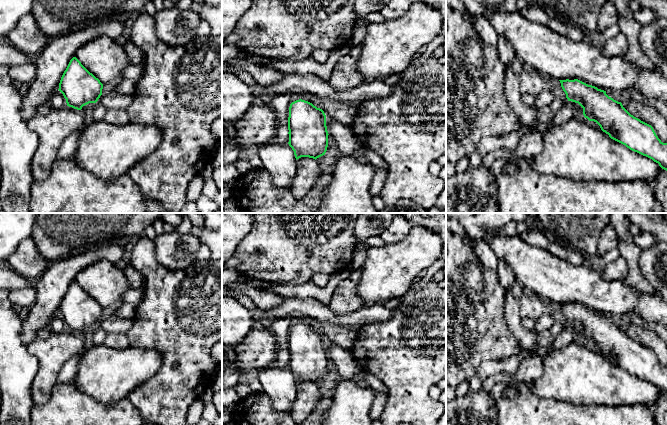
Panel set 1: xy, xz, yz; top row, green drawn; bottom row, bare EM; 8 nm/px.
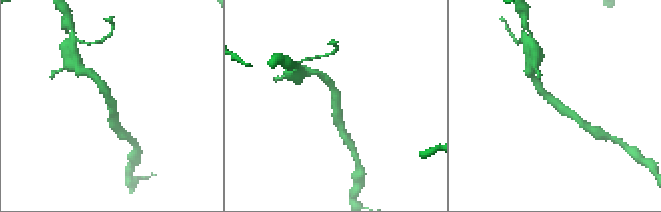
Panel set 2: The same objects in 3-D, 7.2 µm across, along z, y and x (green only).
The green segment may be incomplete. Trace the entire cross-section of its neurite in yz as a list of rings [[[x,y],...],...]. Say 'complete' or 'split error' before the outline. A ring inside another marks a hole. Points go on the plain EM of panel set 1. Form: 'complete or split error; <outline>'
complete; [[[578,303],[559,305],[568,325],[578,327],[585,342],[596,346],[611,363],[652,383],[667,395],[667,367],[658,362],[651,349],[631,339],[604,314]]]

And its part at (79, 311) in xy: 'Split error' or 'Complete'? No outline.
Complete

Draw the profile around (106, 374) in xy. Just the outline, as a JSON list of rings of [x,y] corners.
[[[93,346],[82,355],[74,383],[81,393],[111,405],[149,380],[161,365],[161,354],[154,349]]]

